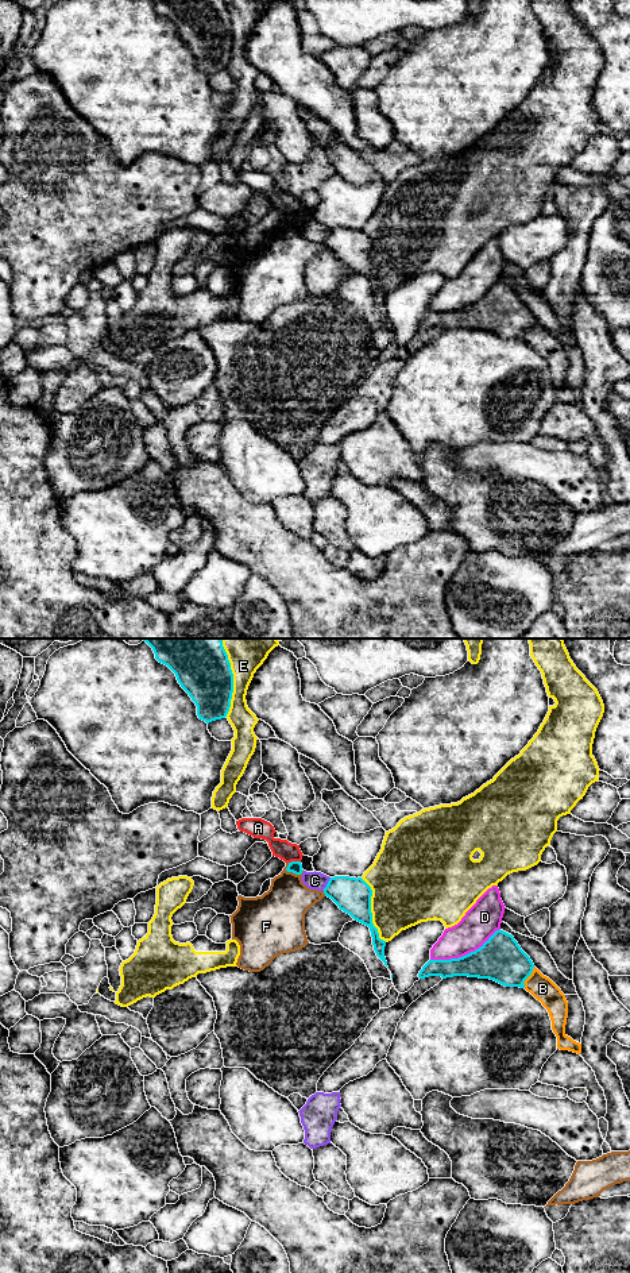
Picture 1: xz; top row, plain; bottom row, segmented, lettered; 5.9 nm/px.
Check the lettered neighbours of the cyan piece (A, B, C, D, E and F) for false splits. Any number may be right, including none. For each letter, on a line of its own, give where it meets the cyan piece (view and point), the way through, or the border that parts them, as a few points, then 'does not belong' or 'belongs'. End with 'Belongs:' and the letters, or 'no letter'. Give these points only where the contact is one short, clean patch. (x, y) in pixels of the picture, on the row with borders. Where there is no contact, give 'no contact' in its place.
A: xz (294, 861) | along xz (300, 860), (289, 863) | does not belong
B: xz (528, 976) | does not belong
C: xz (327, 884) | does not belong
D: xz (466, 955) | does not belong
E: xz (232, 678) | does not belong
F: xz (294, 872) | does not belong
Belongs: no letter

